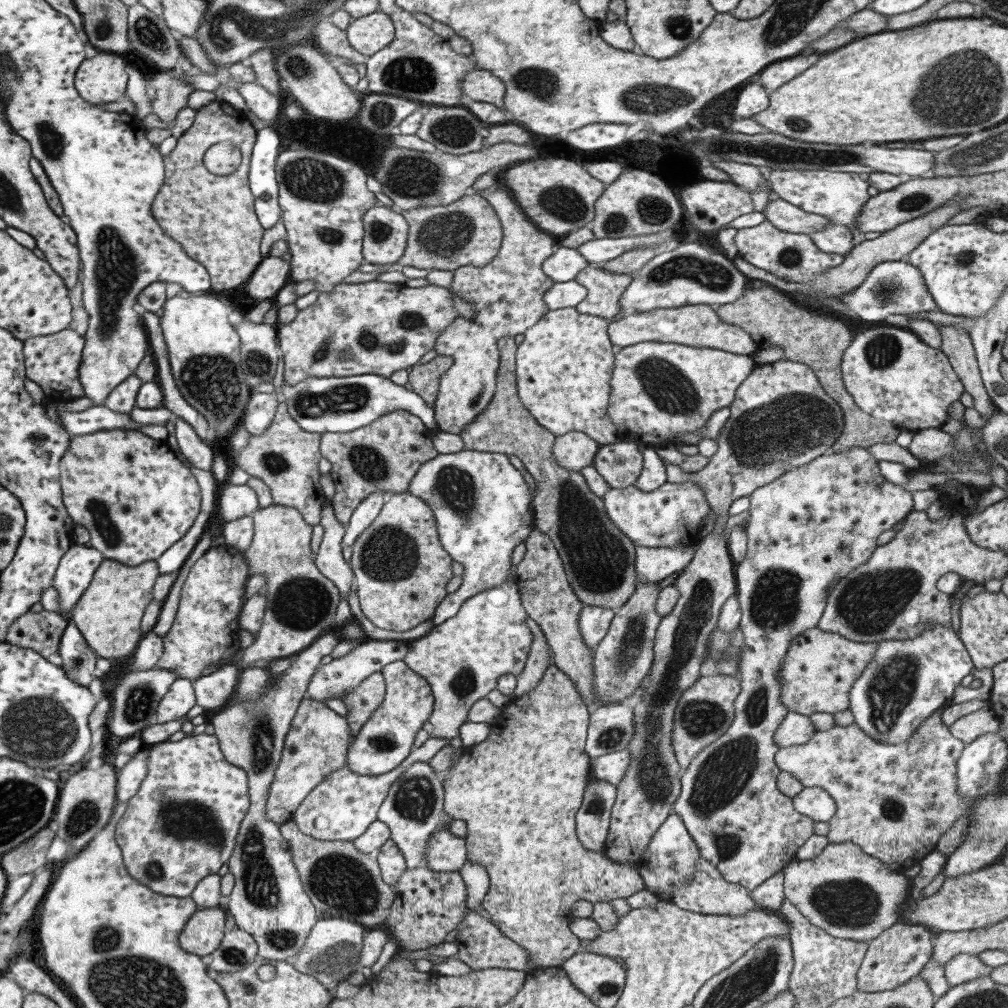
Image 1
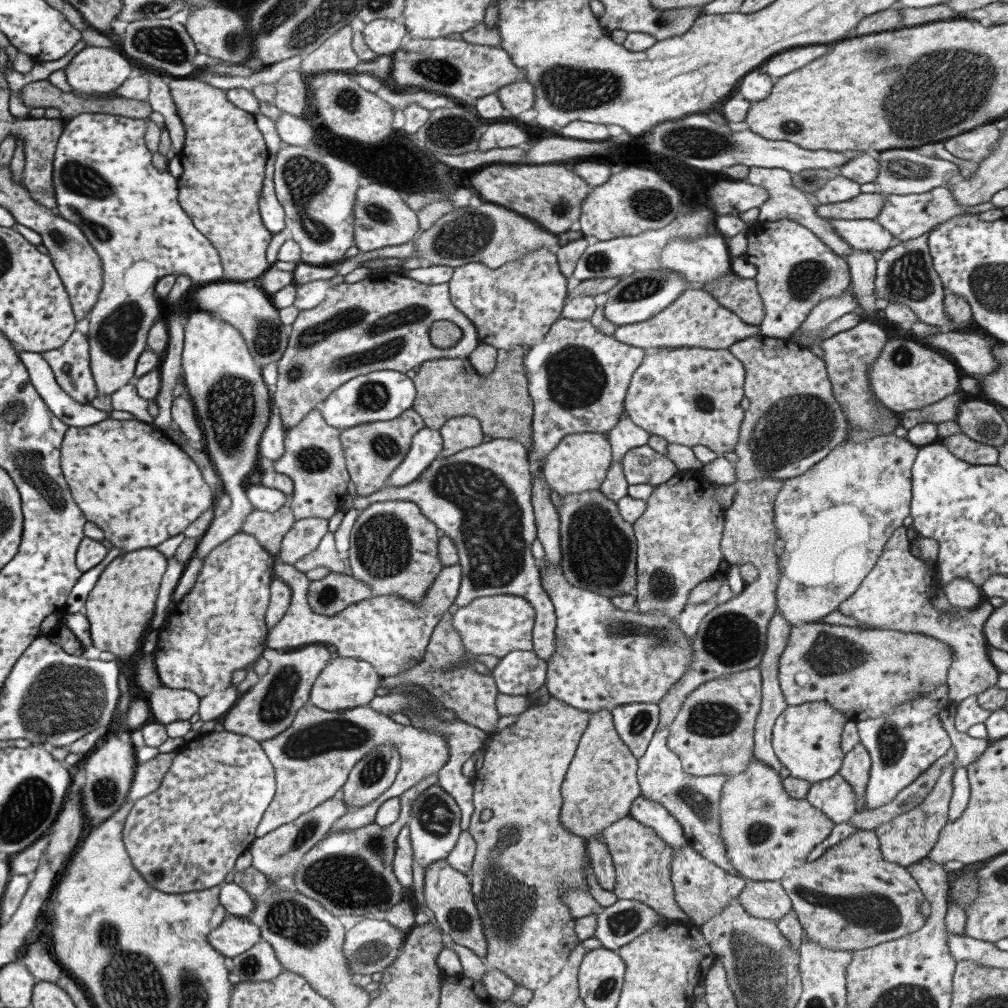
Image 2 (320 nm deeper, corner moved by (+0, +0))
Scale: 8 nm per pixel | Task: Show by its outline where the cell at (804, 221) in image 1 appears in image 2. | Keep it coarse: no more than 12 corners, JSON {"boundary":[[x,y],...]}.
{"boundary":[[827,220],[855,251],[883,253],[891,234],[874,220]]}

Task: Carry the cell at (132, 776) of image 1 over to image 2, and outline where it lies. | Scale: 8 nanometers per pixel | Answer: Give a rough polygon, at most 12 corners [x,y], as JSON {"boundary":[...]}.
{"boundary":[[177,751],[137,762],[127,800],[151,794],[160,785]]}

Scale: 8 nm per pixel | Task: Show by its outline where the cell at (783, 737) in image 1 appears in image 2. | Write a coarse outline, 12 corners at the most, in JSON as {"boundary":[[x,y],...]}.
{"boundary":[[825,703],[787,705],[770,746],[789,777],[836,775],[849,721]]}

